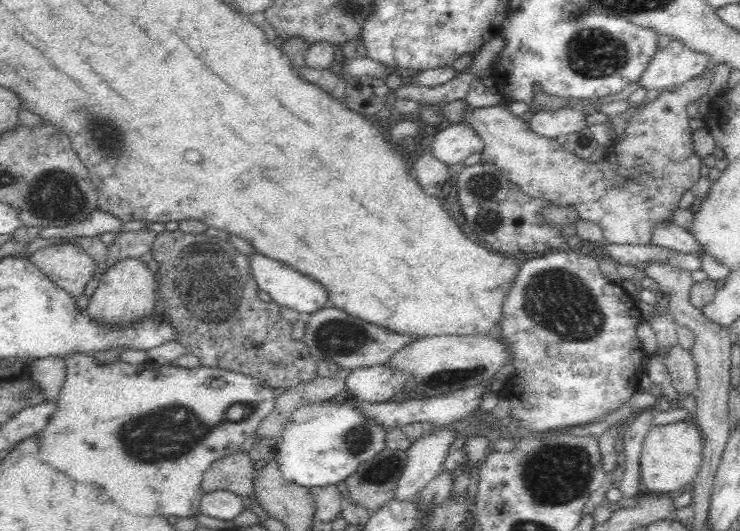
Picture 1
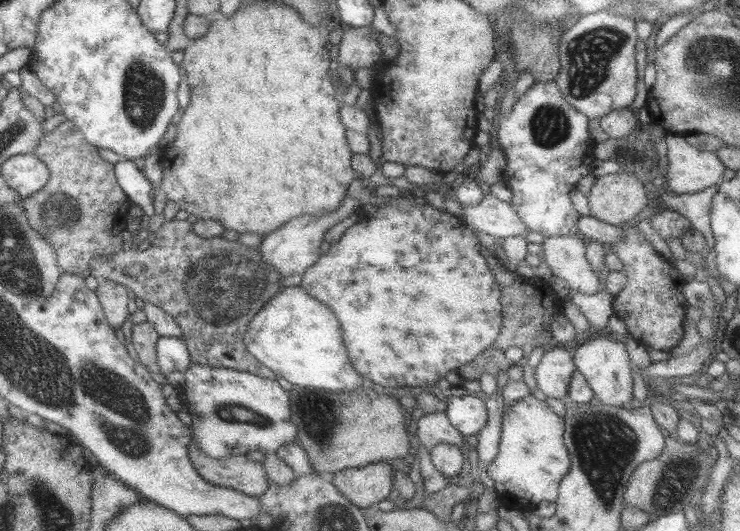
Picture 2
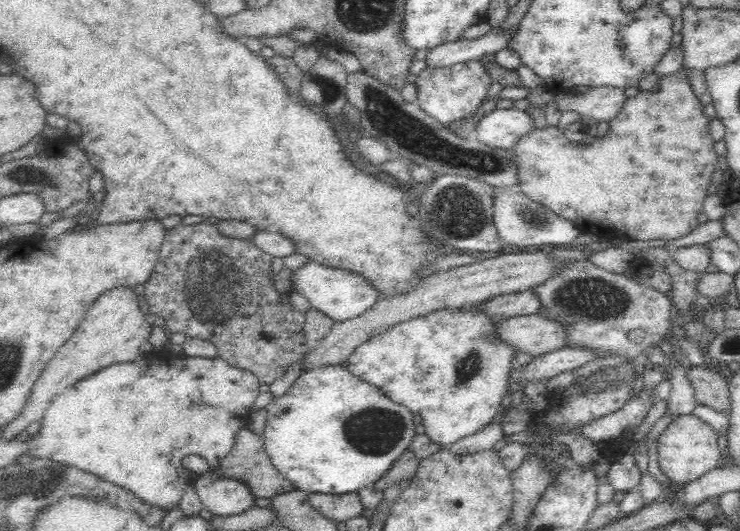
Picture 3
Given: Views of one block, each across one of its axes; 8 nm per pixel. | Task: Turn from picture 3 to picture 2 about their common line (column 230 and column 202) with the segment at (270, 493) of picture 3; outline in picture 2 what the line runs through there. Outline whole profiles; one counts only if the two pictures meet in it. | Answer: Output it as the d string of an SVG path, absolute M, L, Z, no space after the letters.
M190 443L188 450L194 468L210 484L231 488L253 497L259 497L267 489L270 480L263 466L258 461L247 459L246 455L228 455L217 459L207 455L196 443Z

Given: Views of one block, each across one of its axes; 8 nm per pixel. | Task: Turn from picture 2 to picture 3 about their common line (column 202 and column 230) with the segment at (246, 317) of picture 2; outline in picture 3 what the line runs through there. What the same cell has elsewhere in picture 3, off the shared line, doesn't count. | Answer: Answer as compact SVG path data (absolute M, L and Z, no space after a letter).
M181 223L167 229L158 262L145 282L143 307L164 320L168 333L182 332L186 337L207 340L228 364L251 372L260 384L272 384L286 374L292 362L312 349L303 331L305 313L295 310L289 296L280 295L274 288L272 258L249 240L222 235L215 224Z

